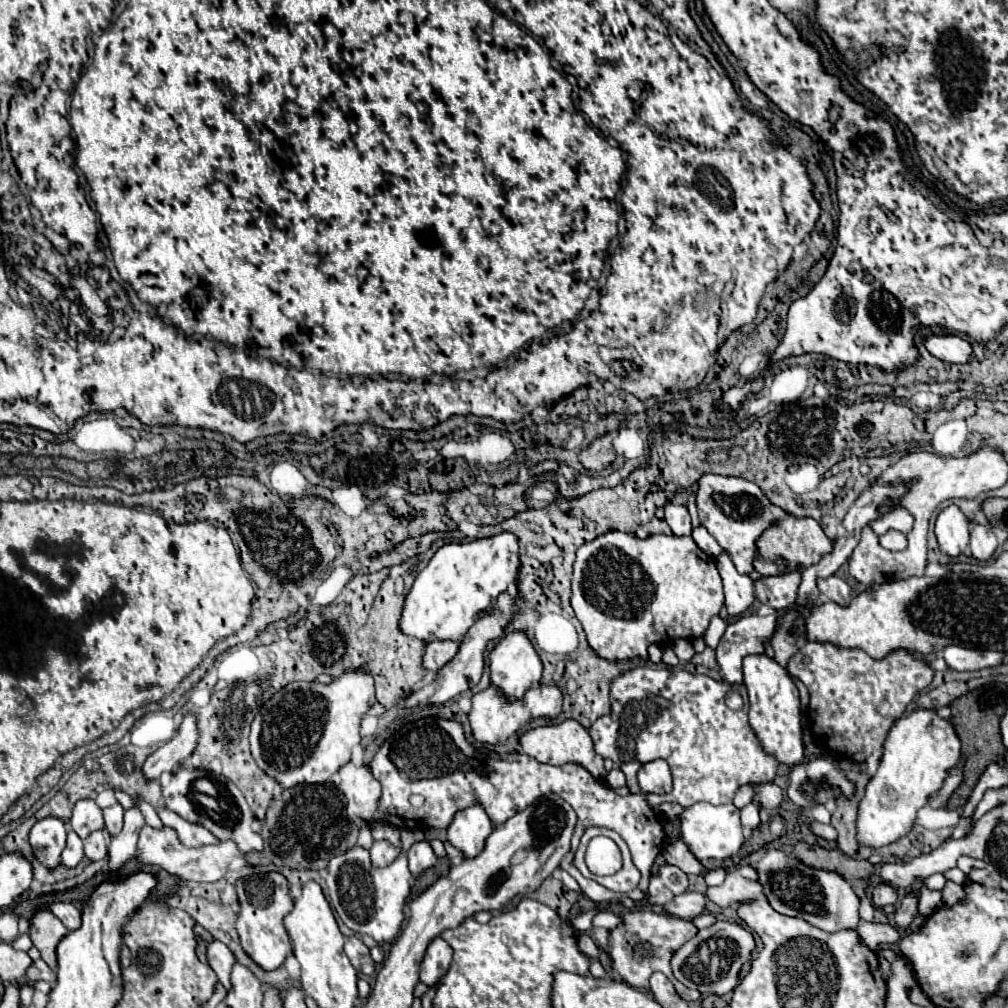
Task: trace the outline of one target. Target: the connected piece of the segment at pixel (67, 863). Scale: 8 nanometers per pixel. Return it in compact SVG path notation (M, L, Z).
M70 830L68 832L68 842L66 842L66 848L62 852L62 866L64 868L76 868L84 858L84 852L82 852L82 840Z

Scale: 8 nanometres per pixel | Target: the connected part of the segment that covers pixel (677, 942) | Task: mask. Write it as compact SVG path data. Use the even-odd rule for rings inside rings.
M638 910L638 912L624 914L624 924L616 926L610 932L612 968L624 978L626 984L630 984L632 988L638 988L638 990L648 990L648 986L650 986L648 978L654 972L664 972L672 980L672 984L682 1000L700 1002L702 994L698 990L692 990L692 994L690 994L690 988L684 986L682 982L678 982L672 974L672 968L670 968L670 958L674 956L674 952L682 944L686 944L690 938L694 938L696 932L698 932L698 928L690 920L682 920L676 916L658 914L652 910Z

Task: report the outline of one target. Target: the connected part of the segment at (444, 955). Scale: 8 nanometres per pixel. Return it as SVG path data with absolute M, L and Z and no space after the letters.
M440 936L434 938L420 964L420 982L432 988L434 984L438 984L438 978L446 974L446 970L450 968L450 962L452 962L452 948Z

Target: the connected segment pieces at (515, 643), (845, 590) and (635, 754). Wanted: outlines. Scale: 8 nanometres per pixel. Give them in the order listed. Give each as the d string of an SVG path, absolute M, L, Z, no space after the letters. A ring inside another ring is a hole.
M512 632L506 634L506 638L502 638L498 642L498 646L490 652L490 688L500 690L510 702L520 700L526 690L534 684L540 682L542 678L542 662L532 646L532 642L522 634L522 632Z
M838 576L818 580L818 588L826 600L836 602L840 606L848 606L852 600L852 588Z
M636 666L636 668L628 670L628 672L618 674L618 676L614 678L614 682L610 682L610 708L612 708L612 712L610 712L608 716L602 716L602 718L598 718L598 720L592 724L590 736L592 736L592 740L594 740L596 752L598 752L602 758L610 758L610 760L616 764L616 768L620 768L620 770L624 772L624 776L626 776L626 786L628 786L630 792L638 792L636 774L638 774L638 770L640 770L646 762L652 762L652 760L662 758L662 760L666 760L668 766L670 766L672 780L674 780L674 788L672 788L670 794L664 794L664 796L650 796L650 798L648 798L648 804L654 806L654 808L660 806L662 802L680 804L680 806L684 806L684 808L688 808L688 806L692 806L692 804L696 804L696 802L702 802L702 800L704 800L704 802L710 802L710 804L728 804L728 802L732 802L732 798L734 798L734 794L736 794L736 790L738 790L740 786L744 786L744 784L772 782L774 776L776 776L778 762L776 762L772 756L764 754L764 750L762 750L762 746L760 746L756 734L752 732L752 728L750 728L750 724L748 724L748 694L746 694L746 688L744 688L744 686L732 686L732 684L728 684L728 682L724 682L724 680L718 682L718 680L714 680L714 678L710 678L710 676L692 674L692 672L688 672L688 670L678 670L678 668L666 668L666 666L664 666L664 668ZM730 690L736 690L736 692L744 698L744 706L742 706L740 710L730 710L730 708L726 706L724 700L726 700L726 694L728 694Z

